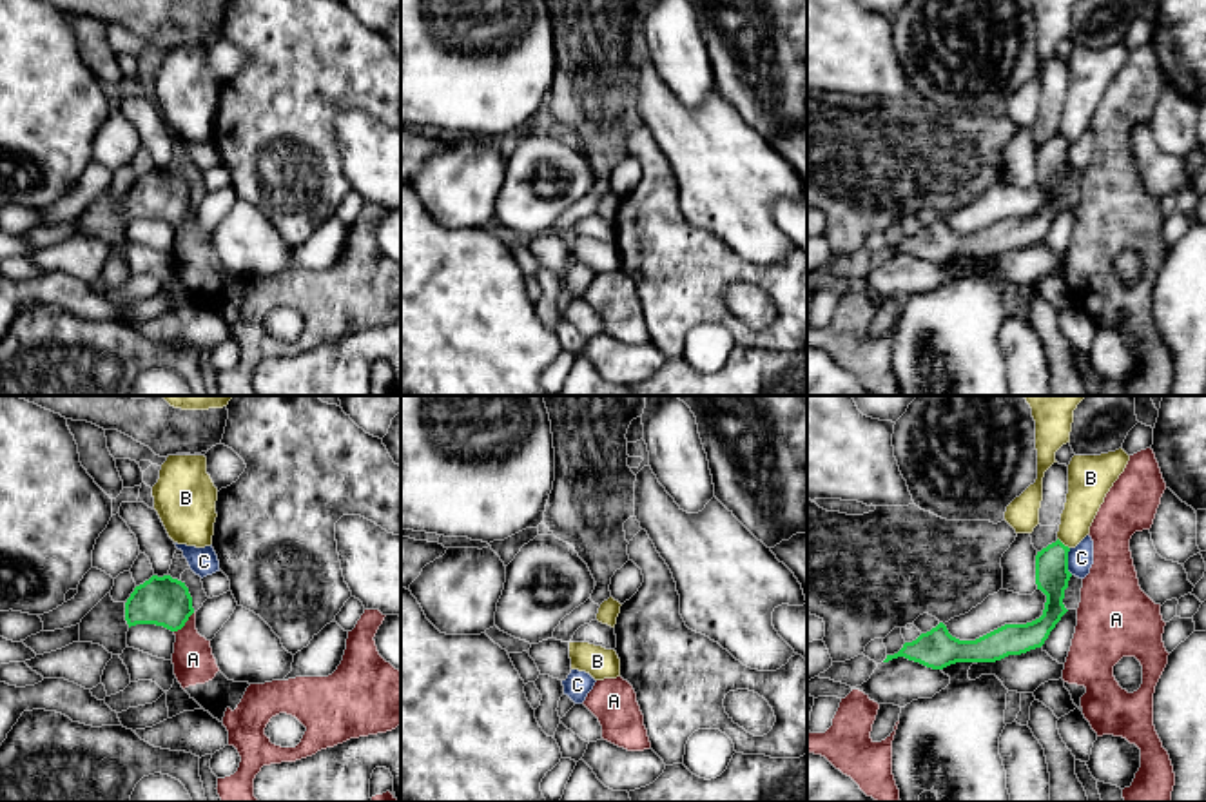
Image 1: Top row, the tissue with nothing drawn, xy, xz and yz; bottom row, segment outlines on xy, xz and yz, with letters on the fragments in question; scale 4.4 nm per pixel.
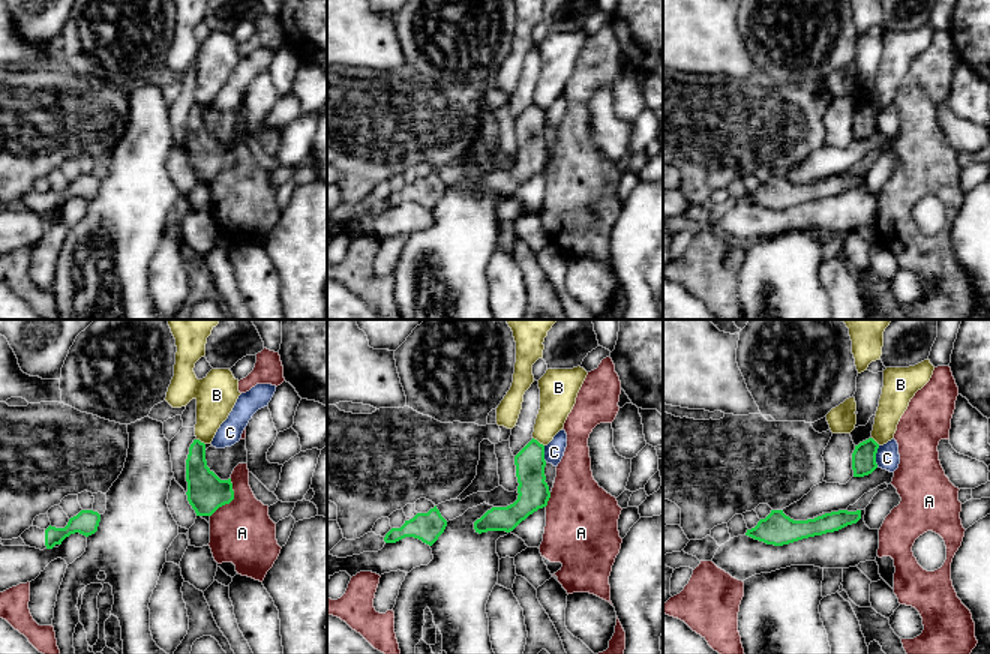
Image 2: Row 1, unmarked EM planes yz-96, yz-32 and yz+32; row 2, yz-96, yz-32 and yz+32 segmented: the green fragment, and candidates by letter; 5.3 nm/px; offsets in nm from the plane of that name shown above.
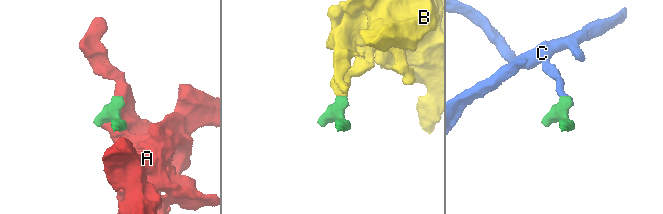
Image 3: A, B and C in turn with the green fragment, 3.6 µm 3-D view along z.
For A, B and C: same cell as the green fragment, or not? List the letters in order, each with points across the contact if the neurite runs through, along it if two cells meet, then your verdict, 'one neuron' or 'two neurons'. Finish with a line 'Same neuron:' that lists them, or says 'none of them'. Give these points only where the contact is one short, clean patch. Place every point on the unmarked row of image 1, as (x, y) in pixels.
A: border xy (194, 205), (175, 225); two neurons
B: border yz (1058, 131), (1069, 142); two neurons
C: border yz (1069, 142), (1069, 164), (1072, 167); two neurons
Same neuron: none of them

